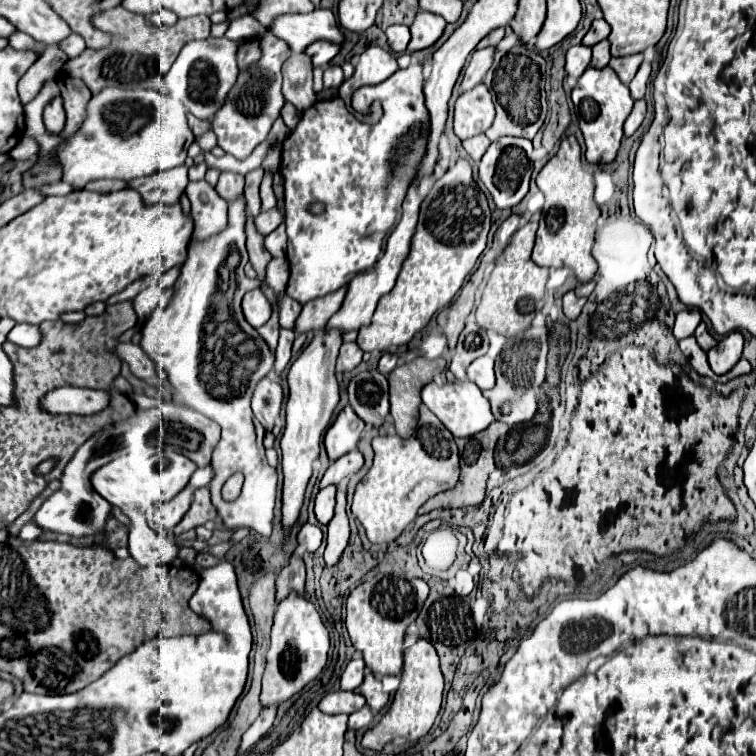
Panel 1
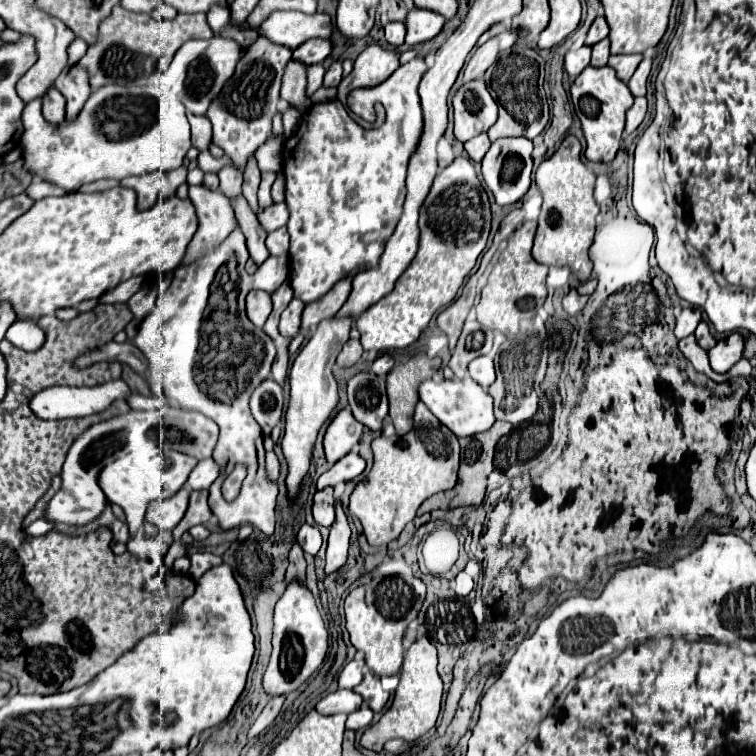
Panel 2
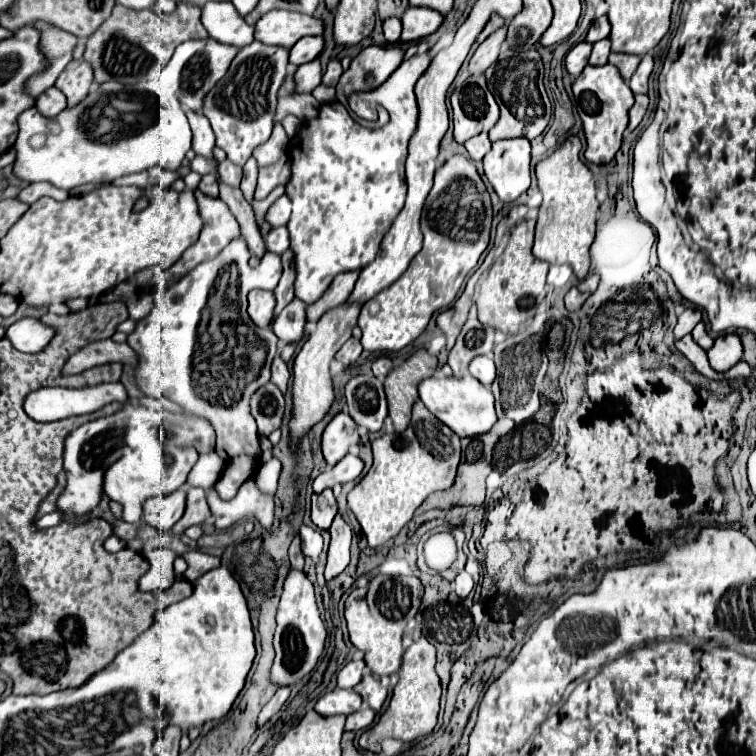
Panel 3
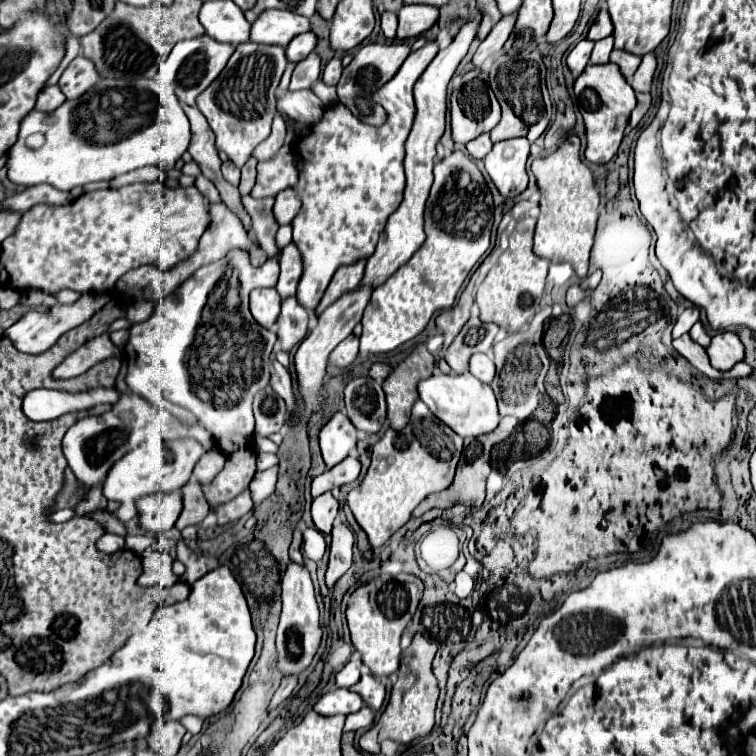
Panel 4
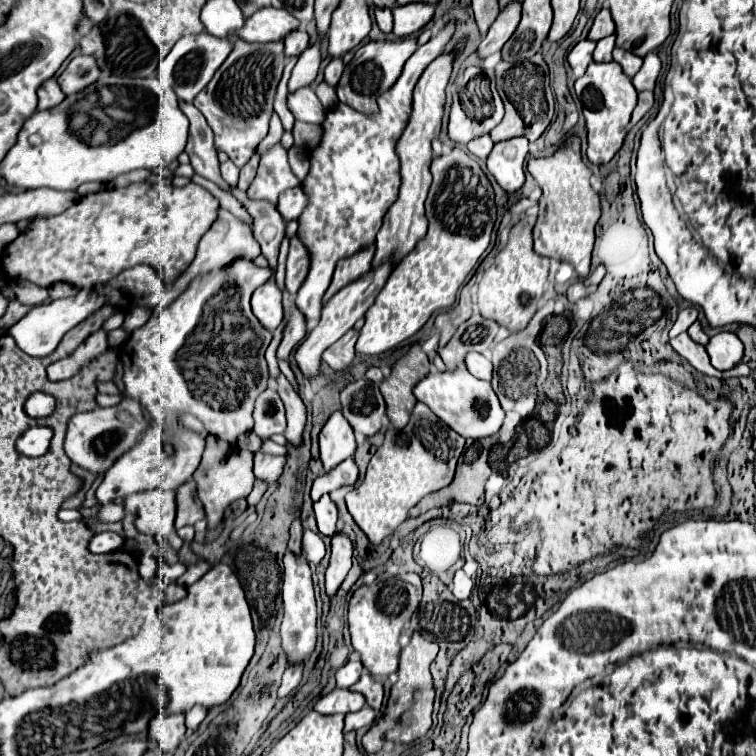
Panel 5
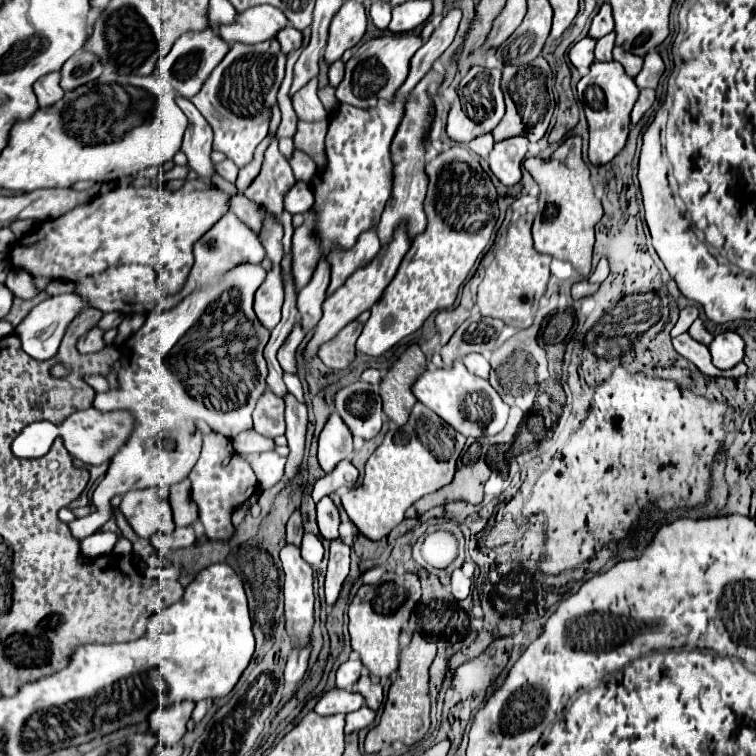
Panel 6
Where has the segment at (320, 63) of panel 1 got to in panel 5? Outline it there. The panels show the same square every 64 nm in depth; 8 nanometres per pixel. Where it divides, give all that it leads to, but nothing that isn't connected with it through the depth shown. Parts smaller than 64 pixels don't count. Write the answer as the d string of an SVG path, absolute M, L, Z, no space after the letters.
M294 30L284 38L284 54L286 56L300 56L304 48L308 48L310 36L306 30Z

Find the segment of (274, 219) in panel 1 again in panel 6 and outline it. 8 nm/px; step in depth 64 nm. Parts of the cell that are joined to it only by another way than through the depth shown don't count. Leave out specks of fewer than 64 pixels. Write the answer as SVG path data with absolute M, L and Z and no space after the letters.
M296 182L292 190L288 190L288 194L284 196L284 210L290 212L292 216L308 212L312 204L314 204L314 196L308 182Z

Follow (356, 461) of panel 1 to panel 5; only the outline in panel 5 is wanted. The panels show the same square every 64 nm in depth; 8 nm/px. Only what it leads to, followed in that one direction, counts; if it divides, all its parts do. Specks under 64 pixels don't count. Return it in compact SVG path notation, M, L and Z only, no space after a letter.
M348 458L340 462L336 468L330 472L318 476L312 486L312 500L318 500L322 494L328 494L340 486L352 486L358 480L358 466L354 458Z

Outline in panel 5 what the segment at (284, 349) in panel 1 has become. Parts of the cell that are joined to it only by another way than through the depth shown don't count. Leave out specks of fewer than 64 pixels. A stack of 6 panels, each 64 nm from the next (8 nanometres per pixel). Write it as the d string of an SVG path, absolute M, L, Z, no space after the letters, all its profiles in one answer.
M280 374L276 378L276 390L278 390L278 394L280 394L280 398L286 406L286 420L288 420L286 438L294 446L298 446L302 442L302 430L304 430L304 424L306 424L306 406L284 374Z

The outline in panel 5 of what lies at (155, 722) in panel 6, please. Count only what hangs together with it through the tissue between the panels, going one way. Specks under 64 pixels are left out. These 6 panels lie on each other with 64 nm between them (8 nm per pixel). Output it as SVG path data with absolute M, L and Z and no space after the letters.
M158 714L150 722L150 740L156 742L156 746L164 754L174 754L174 750L178 748L184 732L186 732L184 714L176 714L176 716Z

